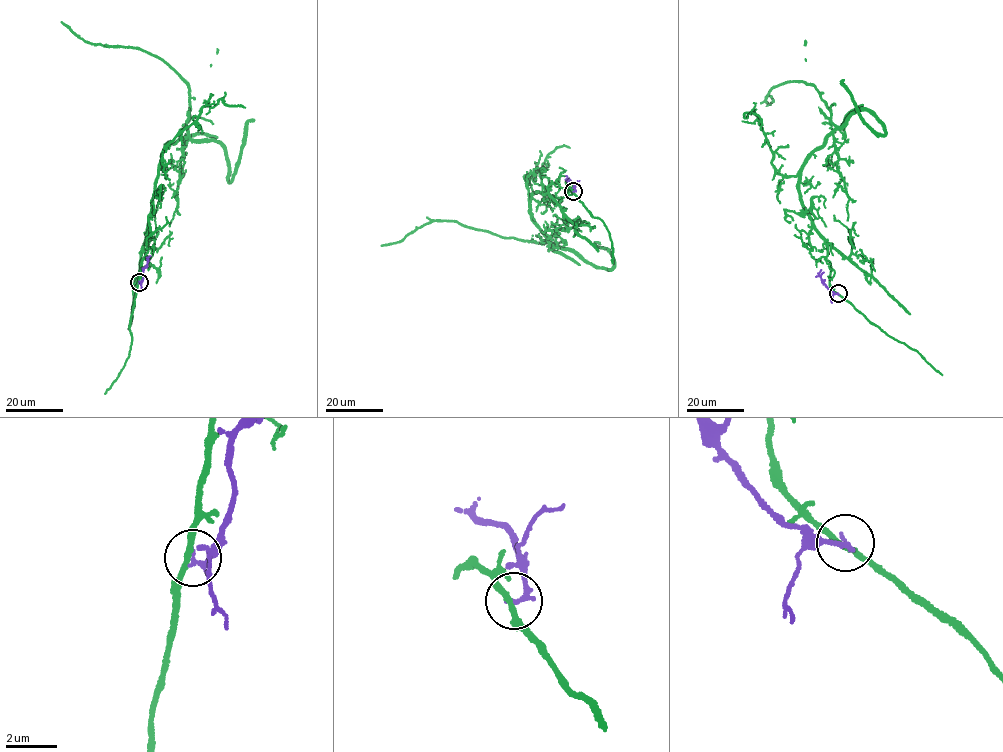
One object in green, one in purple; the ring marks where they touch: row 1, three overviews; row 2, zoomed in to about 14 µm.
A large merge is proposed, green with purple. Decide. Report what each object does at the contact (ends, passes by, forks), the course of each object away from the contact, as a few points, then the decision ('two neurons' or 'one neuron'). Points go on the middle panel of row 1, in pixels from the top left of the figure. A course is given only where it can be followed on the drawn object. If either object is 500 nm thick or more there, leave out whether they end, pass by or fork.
green passes by; purple ends; course green (573, 191), (569, 187), (566, 196), (553, 199), (539, 192), (528, 202), (549, 242), (438, 219), (381, 246); course purple (574, 191), (574, 185), (566, 179), (568, 182); two neurons

